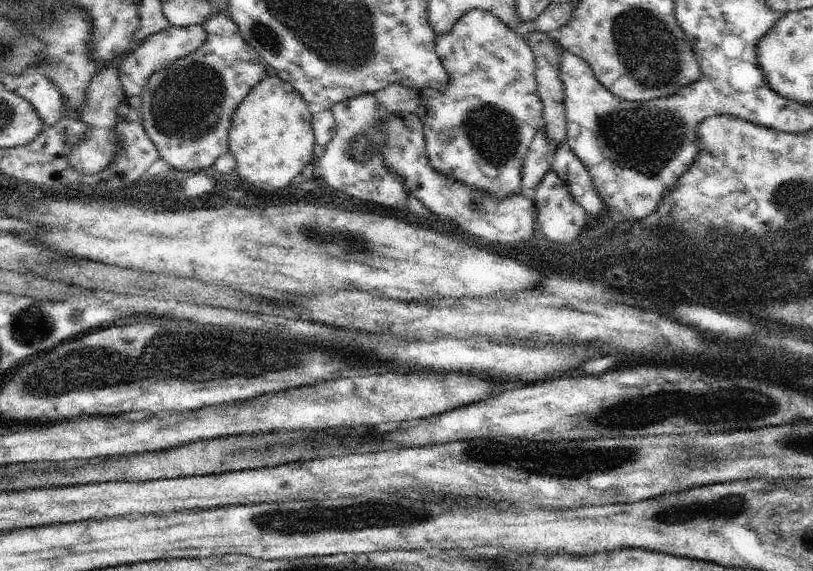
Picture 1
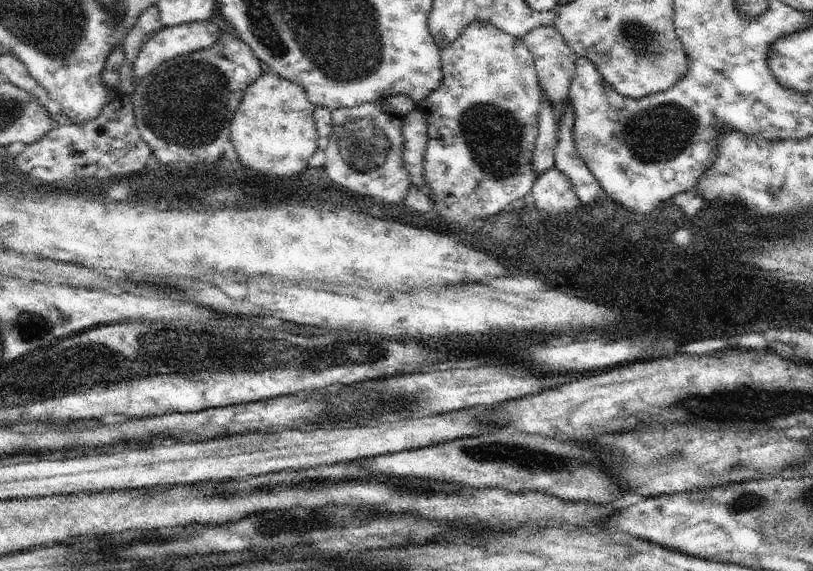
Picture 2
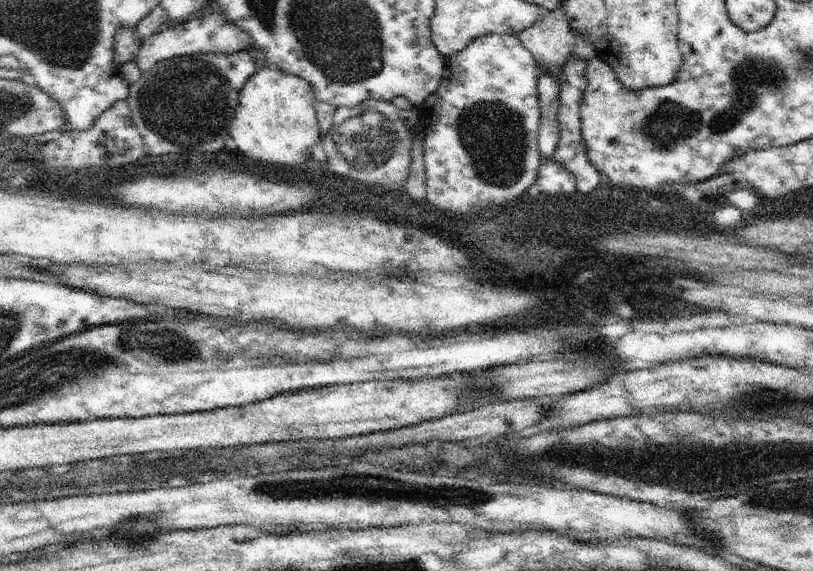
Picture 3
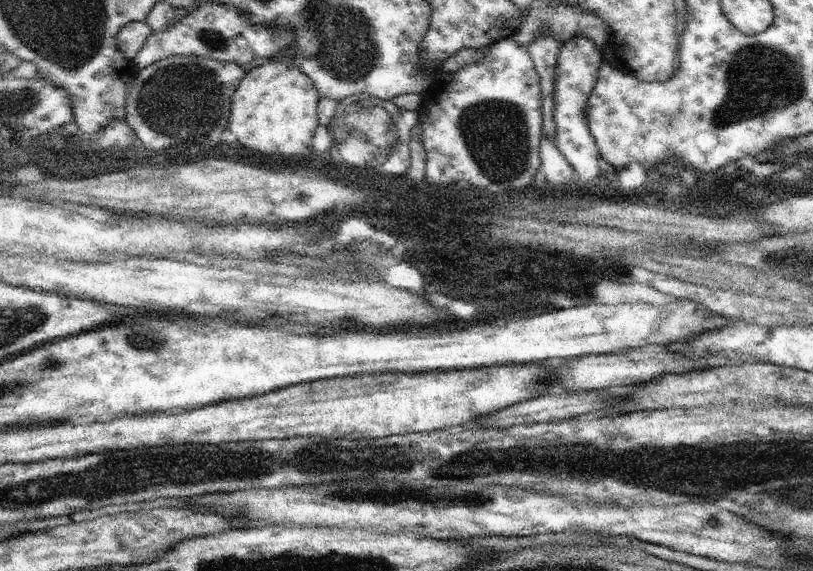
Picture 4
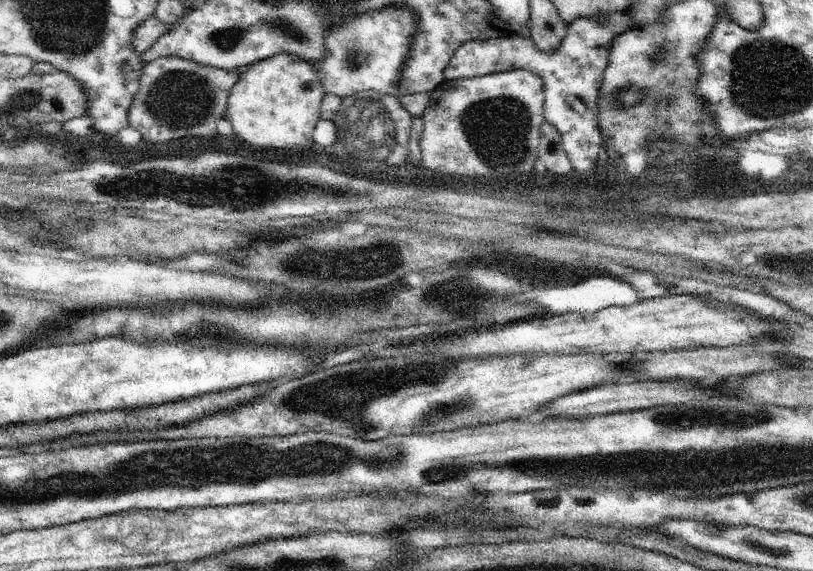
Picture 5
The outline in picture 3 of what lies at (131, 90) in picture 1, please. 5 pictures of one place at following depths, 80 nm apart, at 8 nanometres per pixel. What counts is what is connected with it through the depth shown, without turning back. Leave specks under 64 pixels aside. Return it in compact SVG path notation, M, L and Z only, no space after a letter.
M216 11L211 14L194 16L184 22L168 24L163 29L151 34L142 42L136 56L136 62L143 73L157 62L174 58L174 56L236 54L240 50L252 50L252 48L254 46L250 42L250 36L244 34L243 30L240 30L232 22L228 22L228 18L224 14L218 14Z

